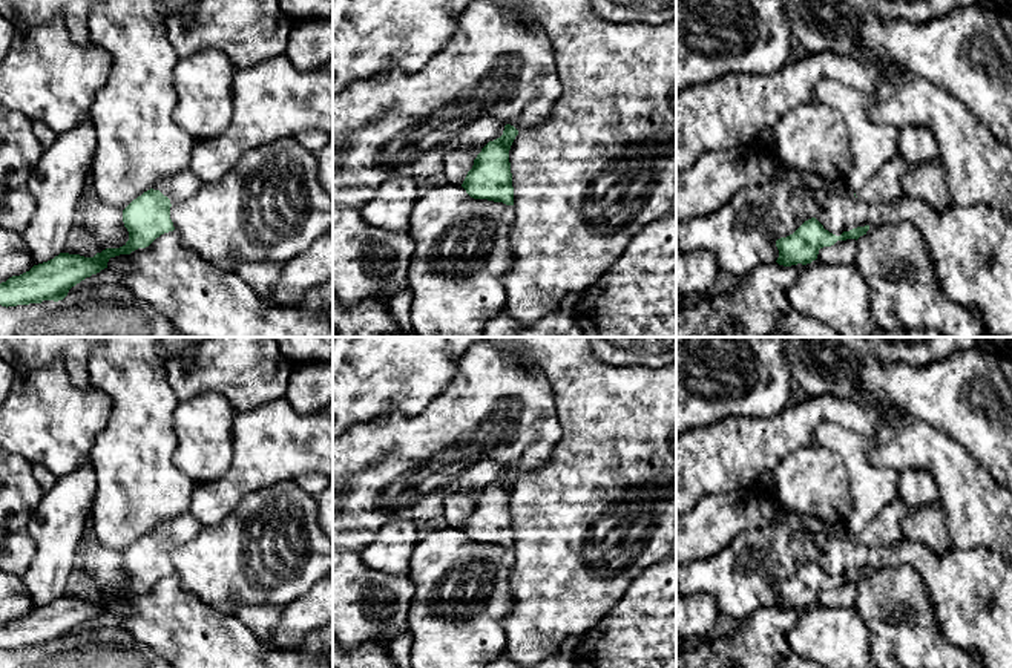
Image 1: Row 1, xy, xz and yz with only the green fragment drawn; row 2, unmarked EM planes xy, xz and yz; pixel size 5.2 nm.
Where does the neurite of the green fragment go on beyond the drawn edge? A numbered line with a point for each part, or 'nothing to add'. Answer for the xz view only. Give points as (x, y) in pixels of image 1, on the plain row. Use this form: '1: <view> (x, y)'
nothing to add

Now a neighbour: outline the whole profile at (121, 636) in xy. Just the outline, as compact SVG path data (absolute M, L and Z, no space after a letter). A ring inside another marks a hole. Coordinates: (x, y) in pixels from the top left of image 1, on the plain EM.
M118 628L112 633L104 634L103 639L120 642L124 648L135 647L135 640L133 640L132 634L124 631L123 628Z

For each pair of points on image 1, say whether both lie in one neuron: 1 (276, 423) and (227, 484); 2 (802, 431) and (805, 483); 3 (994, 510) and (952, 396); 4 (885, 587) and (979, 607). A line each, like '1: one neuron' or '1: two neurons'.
1: one neuron
2: two neurons
3: two neurons
4: two neurons

